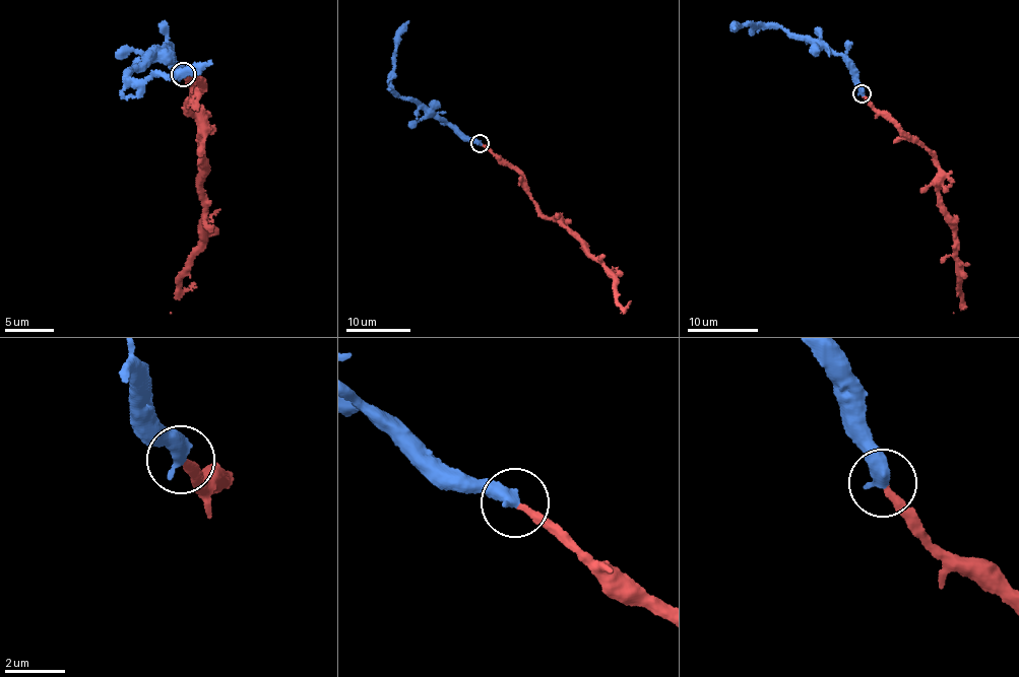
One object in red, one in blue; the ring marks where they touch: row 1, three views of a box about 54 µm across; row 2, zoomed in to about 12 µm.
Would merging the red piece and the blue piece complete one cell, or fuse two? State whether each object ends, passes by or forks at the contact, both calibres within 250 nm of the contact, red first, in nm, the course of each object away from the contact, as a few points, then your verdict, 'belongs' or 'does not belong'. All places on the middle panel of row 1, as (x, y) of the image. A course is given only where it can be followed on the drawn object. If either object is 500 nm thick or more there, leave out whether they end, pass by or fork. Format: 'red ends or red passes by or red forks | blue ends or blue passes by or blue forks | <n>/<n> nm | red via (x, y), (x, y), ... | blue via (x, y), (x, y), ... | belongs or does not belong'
240/500 nm | red via (480, 144), (520, 174), (537, 211), (579, 240), (617, 280), (616, 300), (623, 312), (621, 313) | blue via (480, 143), (462, 135), (431, 111), (405, 100), (392, 87), (395, 51), (399, 34), (404, 31), (408, 20) | belongs

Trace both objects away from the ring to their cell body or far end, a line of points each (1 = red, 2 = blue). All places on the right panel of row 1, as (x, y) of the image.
1: (863, 92), (865, 100), (932, 155), (939, 171), (939, 207), (953, 229), (961, 291), (961, 309), (953, 313)
2: (862, 93), (857, 69), (840, 55), (766, 25), (736, 25), (738, 27), (734, 29)

